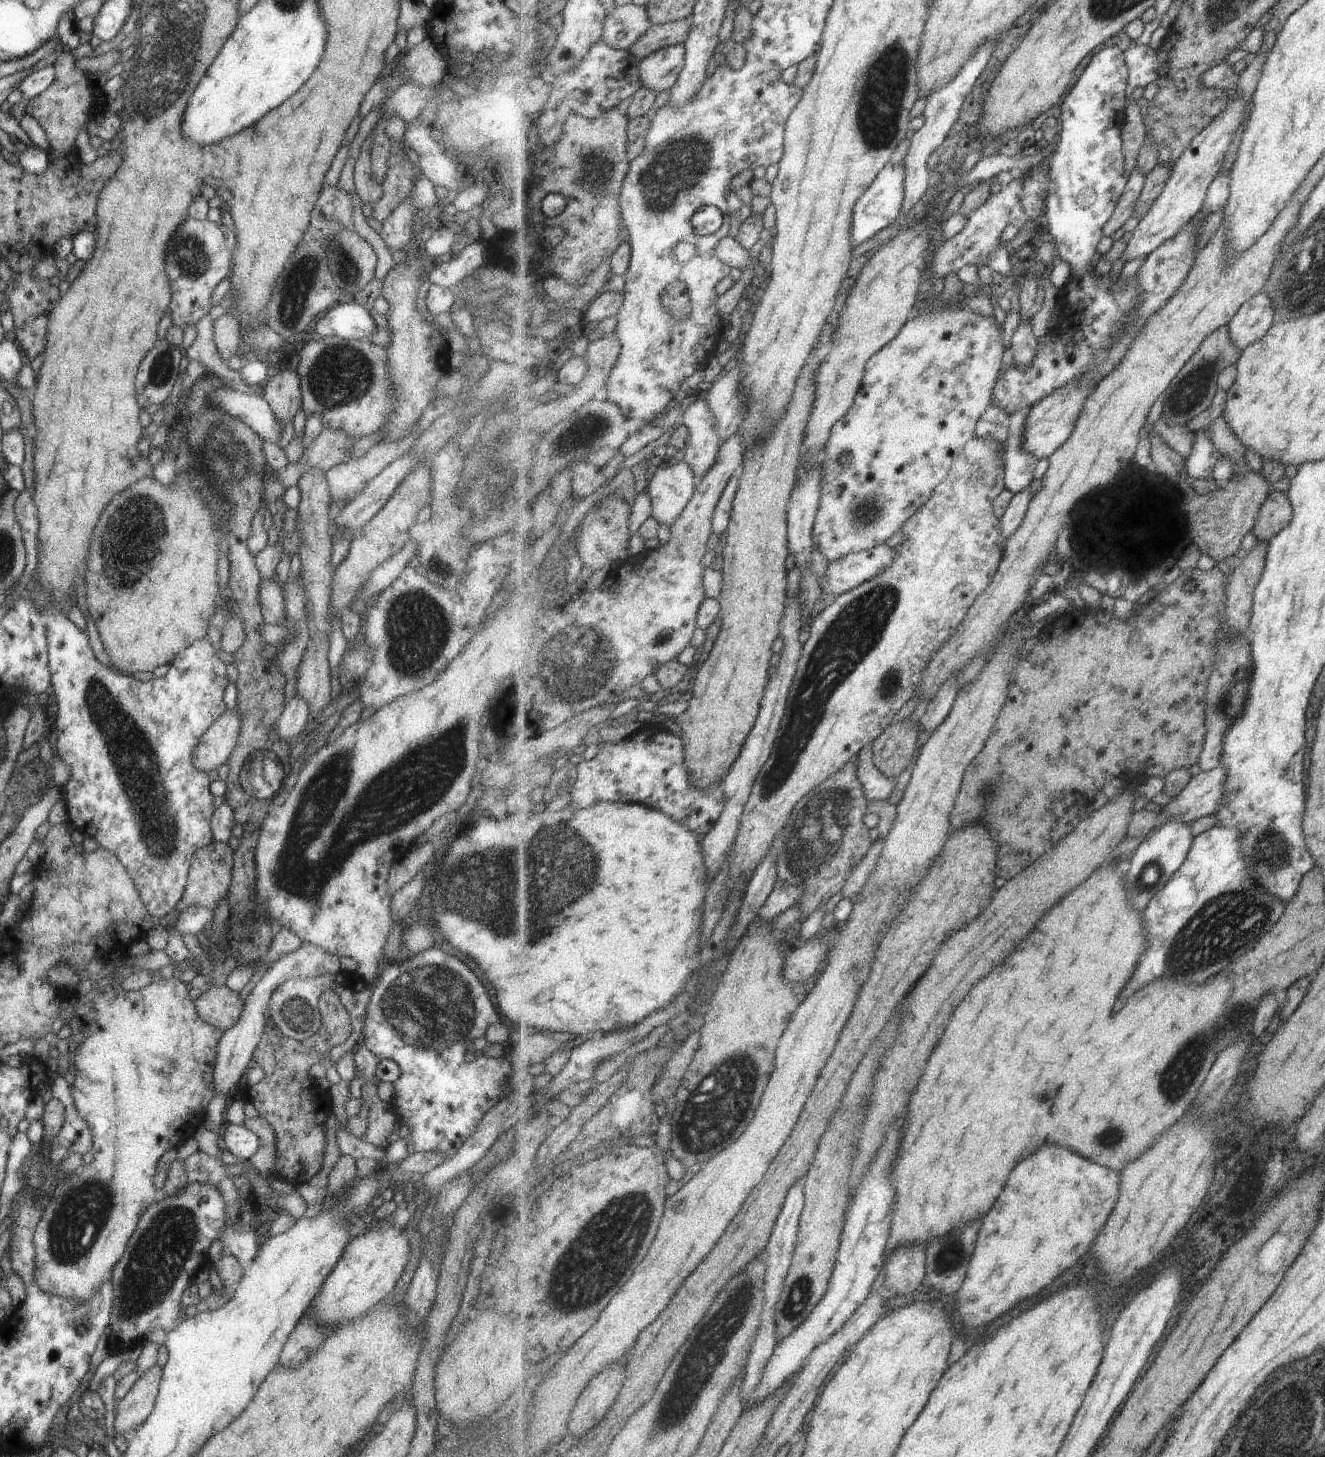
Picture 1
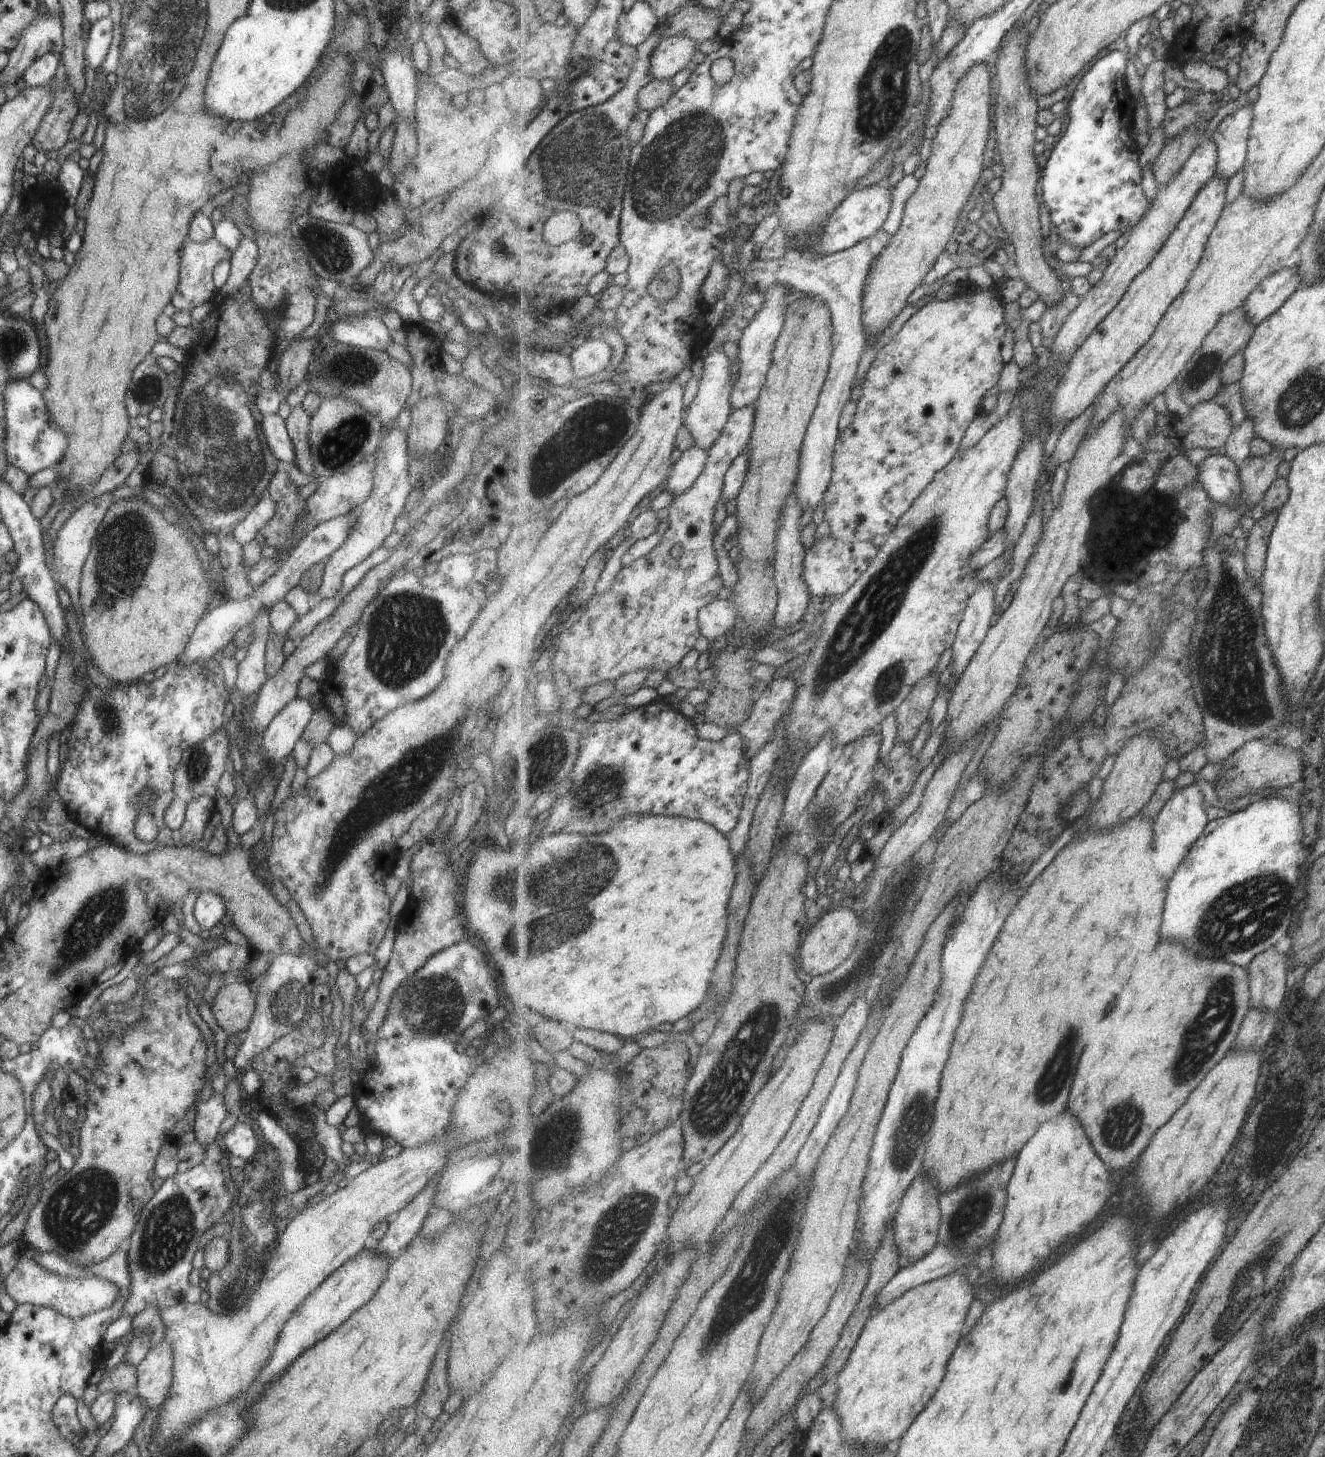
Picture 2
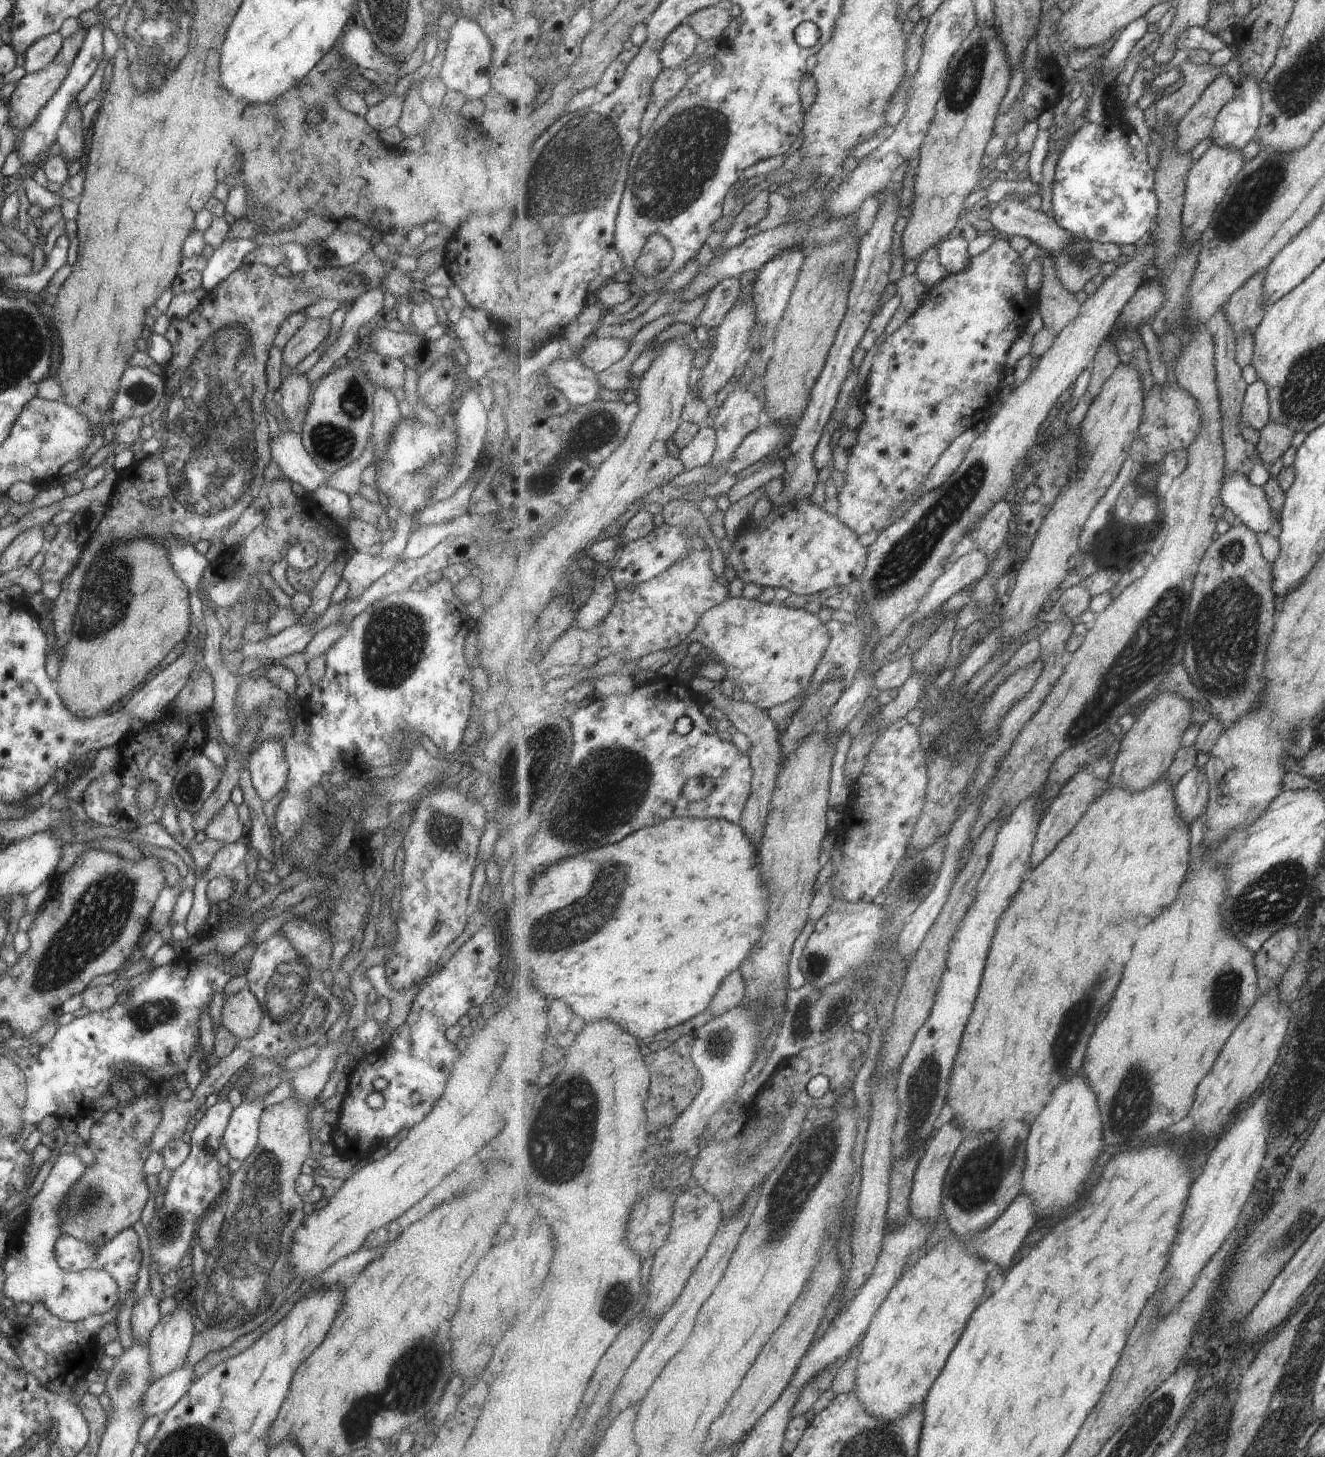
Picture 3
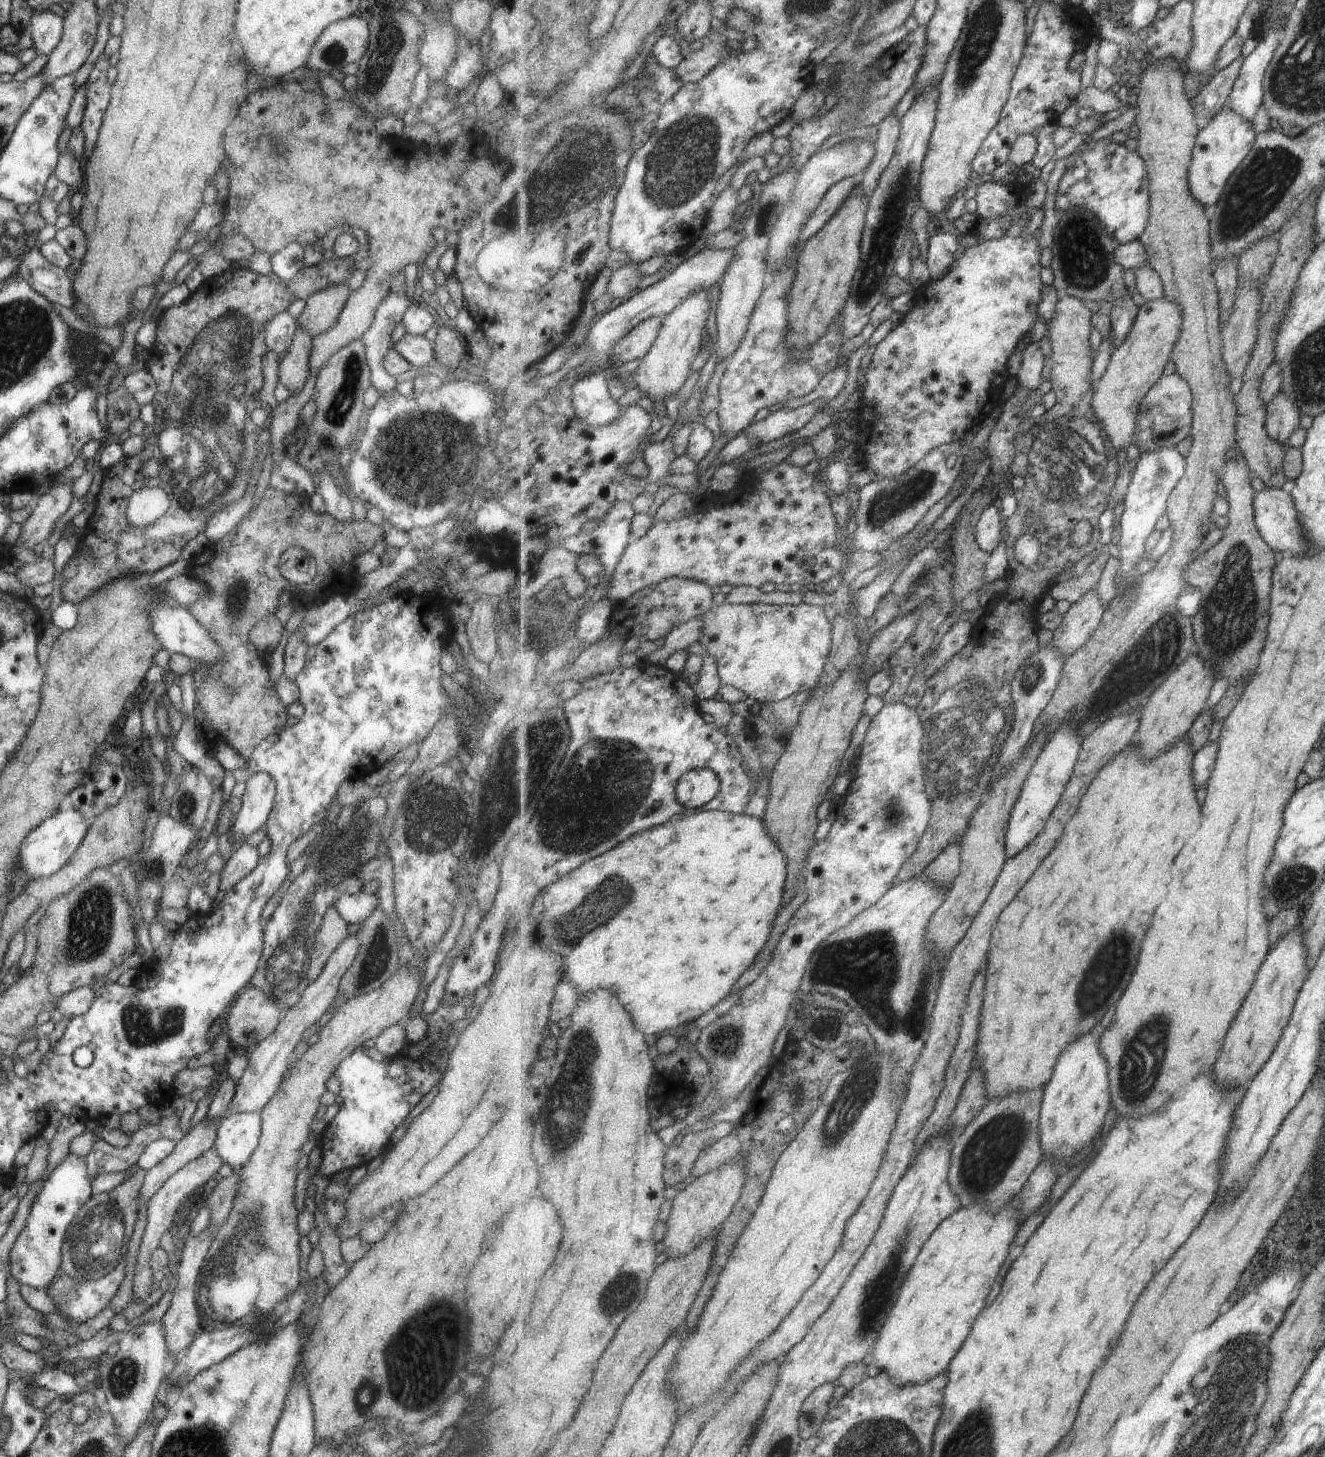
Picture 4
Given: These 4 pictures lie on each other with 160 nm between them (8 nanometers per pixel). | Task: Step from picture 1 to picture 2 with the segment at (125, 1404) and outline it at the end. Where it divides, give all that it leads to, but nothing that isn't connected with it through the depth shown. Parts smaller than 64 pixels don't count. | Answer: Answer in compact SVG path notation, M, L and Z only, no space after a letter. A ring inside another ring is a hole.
M164 1339L147 1351L136 1368L133 1393L156 1411L166 1397L172 1381L172 1350Z

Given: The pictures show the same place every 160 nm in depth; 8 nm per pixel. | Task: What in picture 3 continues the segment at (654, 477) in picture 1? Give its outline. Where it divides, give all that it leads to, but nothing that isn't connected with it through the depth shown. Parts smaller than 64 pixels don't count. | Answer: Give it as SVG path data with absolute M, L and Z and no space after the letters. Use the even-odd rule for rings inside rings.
M702 425L696 439L681 451L680 459L685 471L707 467L715 454L716 446L716 430Z

